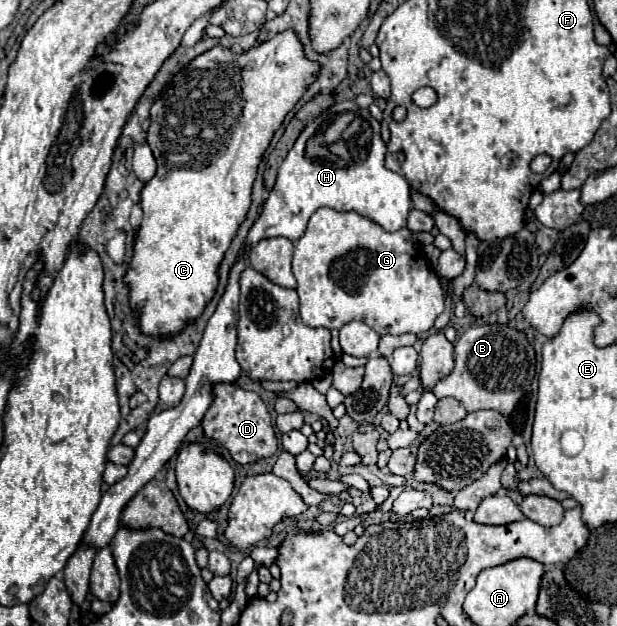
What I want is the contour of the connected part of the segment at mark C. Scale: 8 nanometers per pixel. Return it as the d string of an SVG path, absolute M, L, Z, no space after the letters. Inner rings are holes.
M289 28L241 54L225 46L213 46L181 68L155 98L147 144L157 160L157 174L141 192L143 222L135 234L133 256L123 278L129 286L129 304L137 316L139 332L145 336L175 336L215 296L215 288L219 286L219 260L223 260L251 206L251 186L263 152L285 116L319 78L319 70L319 62L305 56L303 42Z

